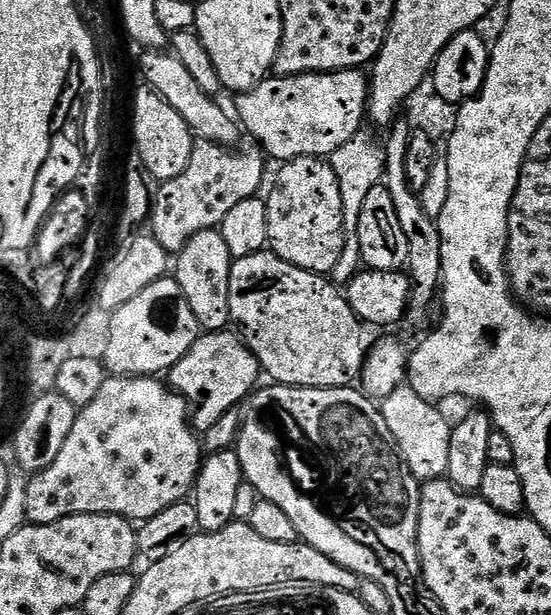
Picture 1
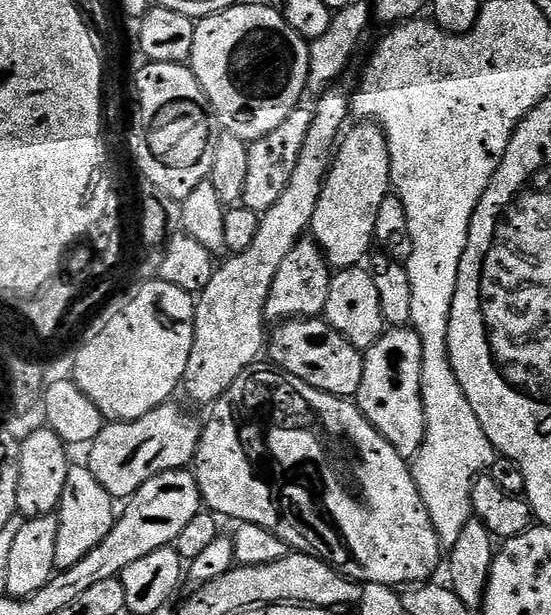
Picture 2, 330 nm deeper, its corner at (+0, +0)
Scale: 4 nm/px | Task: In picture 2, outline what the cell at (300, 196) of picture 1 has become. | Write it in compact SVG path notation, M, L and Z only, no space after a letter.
M311 238L300 240L294 250L286 254L282 266L278 266L278 274L274 274L274 286L270 286L270 294L264 307L265 321L283 322L319 317L326 306L326 298L330 298L333 275L333 269L316 241Z

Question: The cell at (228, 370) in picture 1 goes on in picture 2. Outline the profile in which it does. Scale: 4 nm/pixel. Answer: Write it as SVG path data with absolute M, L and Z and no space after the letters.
M169 402L158 406L150 414L137 420L122 420L119 422L105 423L103 430L94 438L87 449L88 460L86 467L102 482L102 486L113 498L127 498L133 496L138 489L150 478L163 472L173 472L175 468L187 469L195 461L196 451L200 445L201 421L195 420L188 412L183 412L176 402Z

